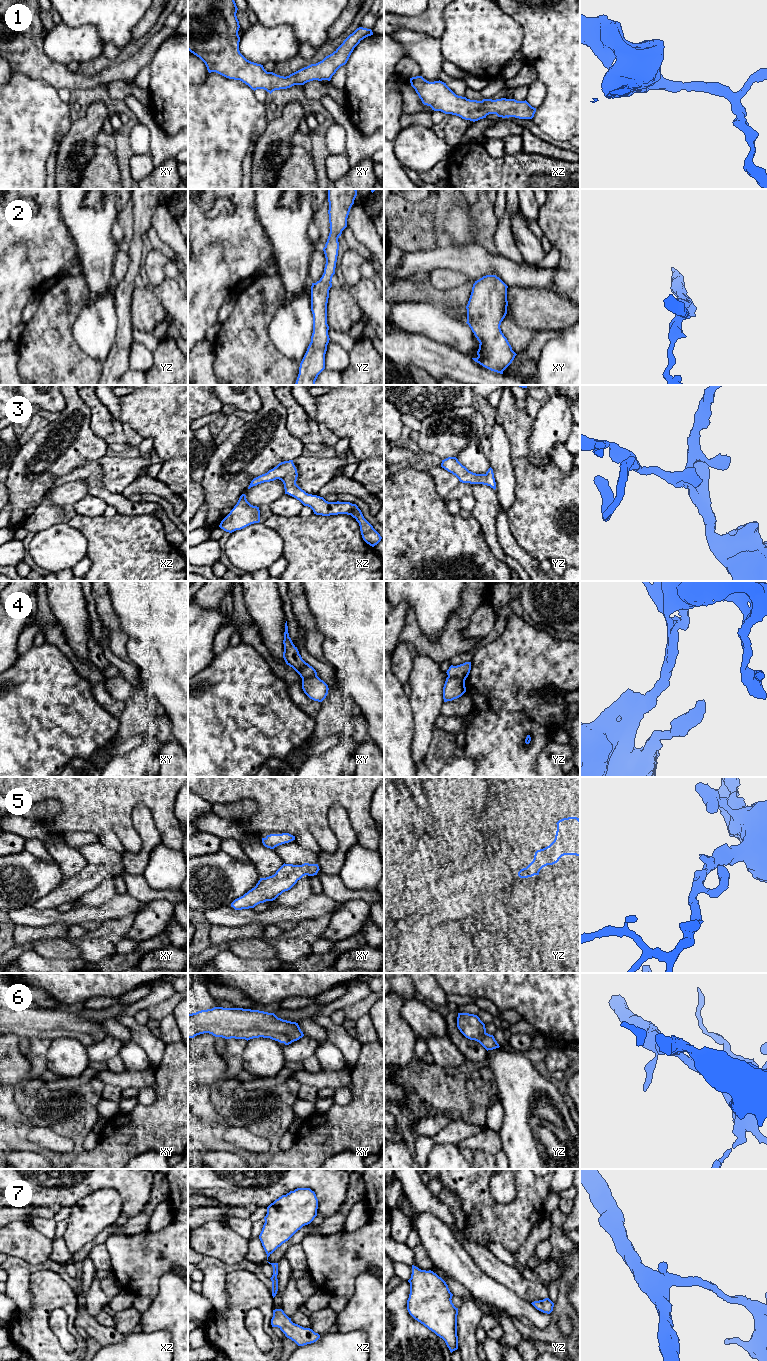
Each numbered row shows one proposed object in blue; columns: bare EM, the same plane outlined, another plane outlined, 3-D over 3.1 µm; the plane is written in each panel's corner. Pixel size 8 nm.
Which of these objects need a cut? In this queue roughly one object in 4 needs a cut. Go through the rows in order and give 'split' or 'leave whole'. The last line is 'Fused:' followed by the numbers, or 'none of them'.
1: leave whole
2: leave whole
3: leave whole
4: split
5: leave whole
6: leave whole
7: leave whole
Fused: 4

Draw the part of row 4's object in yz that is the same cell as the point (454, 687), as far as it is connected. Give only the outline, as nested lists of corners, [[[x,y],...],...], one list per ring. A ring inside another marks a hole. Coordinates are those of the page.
[[[447,677],[443,687],[444,702],[461,697],[466,692],[465,681],[457,677]]]

